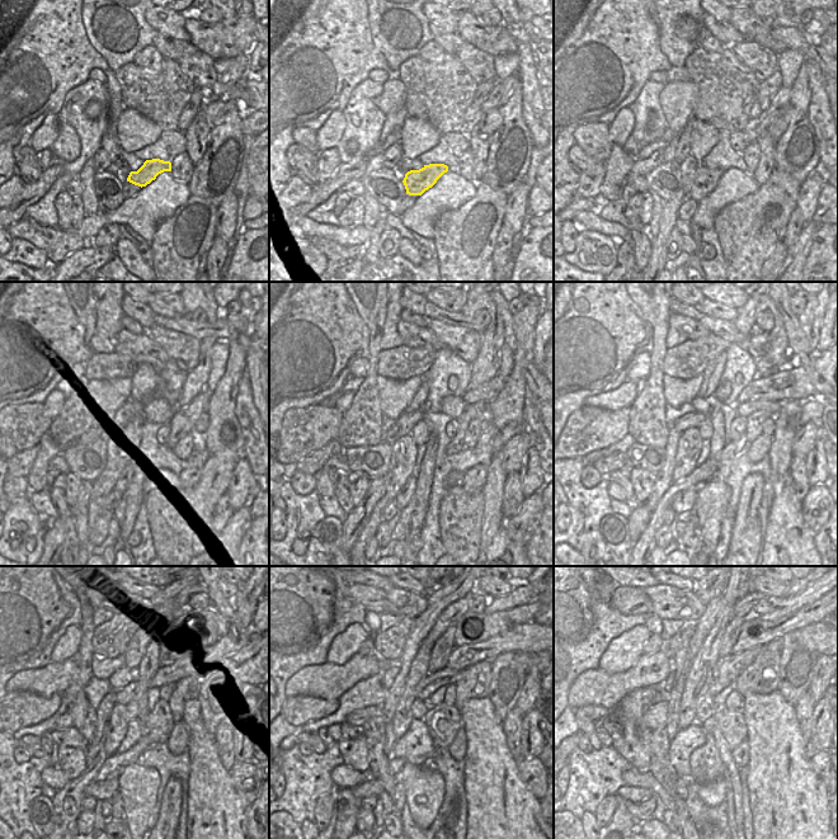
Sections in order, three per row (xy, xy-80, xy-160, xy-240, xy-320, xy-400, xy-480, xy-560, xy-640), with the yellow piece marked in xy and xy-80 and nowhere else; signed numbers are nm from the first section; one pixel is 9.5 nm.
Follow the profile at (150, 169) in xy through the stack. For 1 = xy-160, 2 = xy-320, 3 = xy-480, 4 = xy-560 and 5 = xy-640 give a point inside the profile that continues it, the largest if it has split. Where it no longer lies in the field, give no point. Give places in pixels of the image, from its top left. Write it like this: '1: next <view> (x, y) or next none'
1: next xy-160 (705, 180)
2: next xy-320 (401, 499)
3: next xy-480 (100, 790)
4: next xy-560 (370, 787)
5: next xy-640 (634, 795)

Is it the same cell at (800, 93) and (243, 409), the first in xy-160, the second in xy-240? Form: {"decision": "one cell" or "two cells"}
{"decision": "two cells"}

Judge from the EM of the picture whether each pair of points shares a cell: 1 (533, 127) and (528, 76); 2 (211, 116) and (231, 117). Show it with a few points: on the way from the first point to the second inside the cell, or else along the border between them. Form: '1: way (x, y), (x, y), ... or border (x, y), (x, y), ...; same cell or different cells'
1: way (532, 114), (531, 89); same cell
2: border (227, 99), (225, 117), (211, 127); different cells

